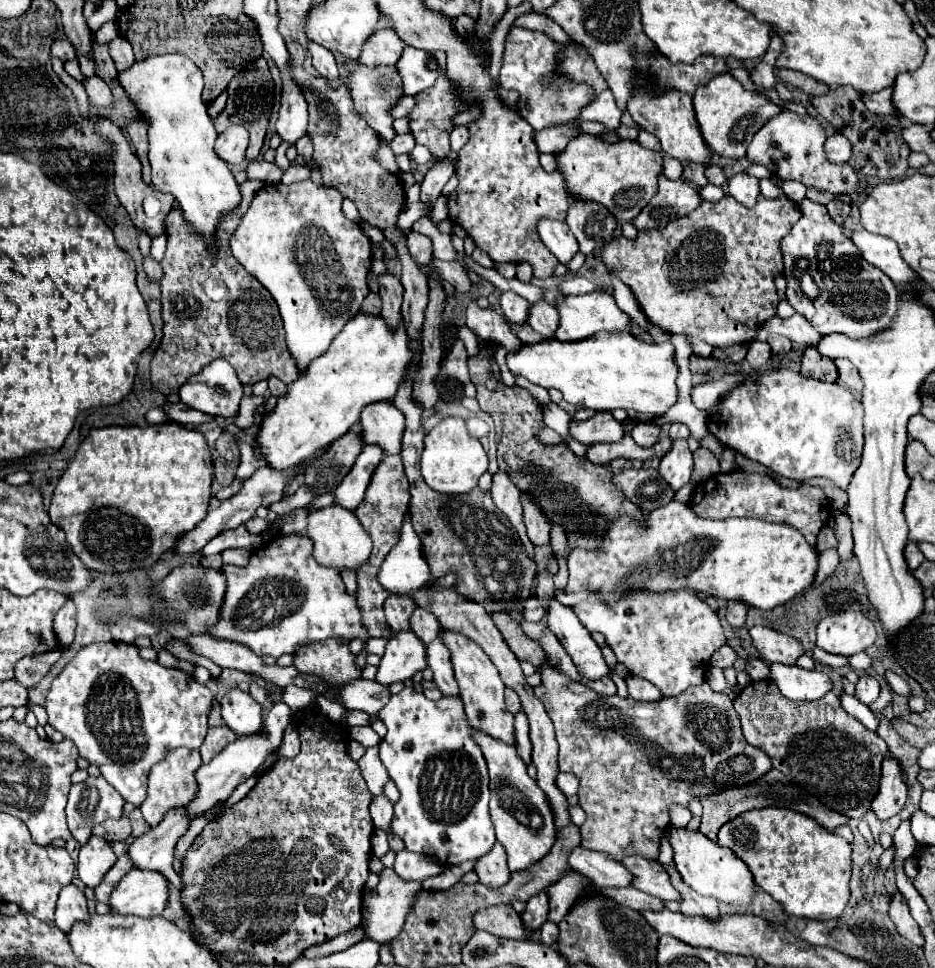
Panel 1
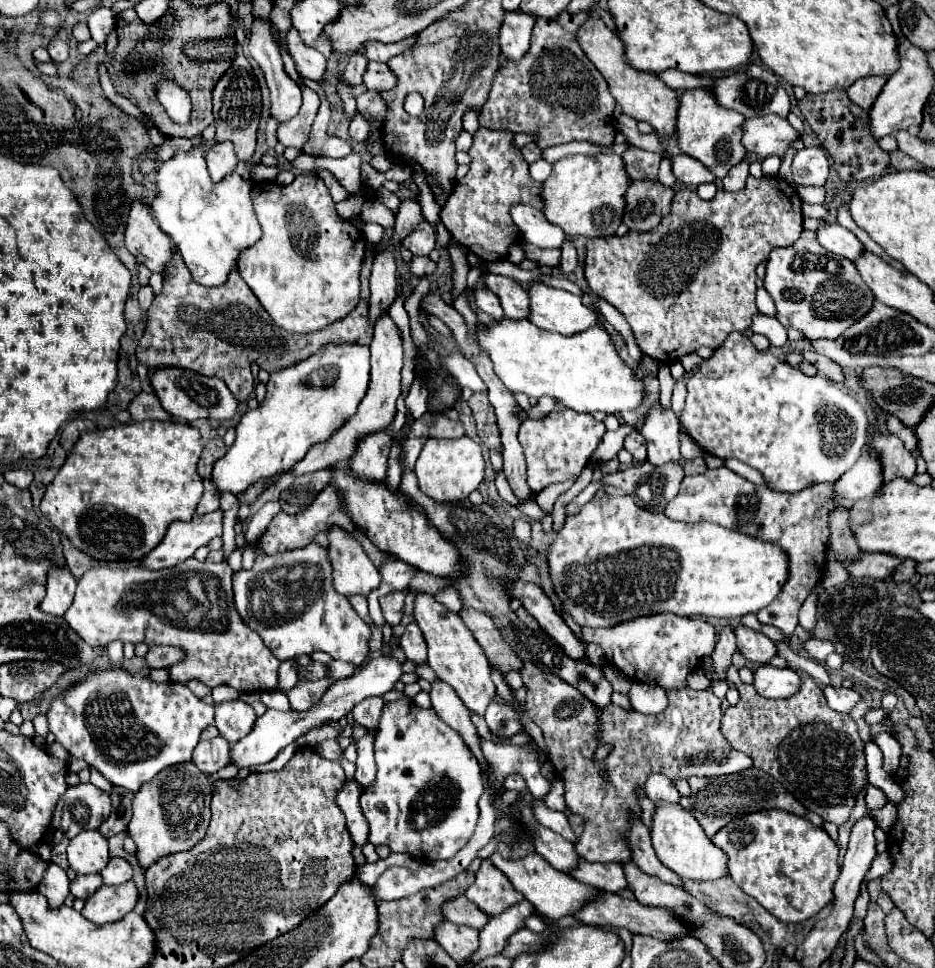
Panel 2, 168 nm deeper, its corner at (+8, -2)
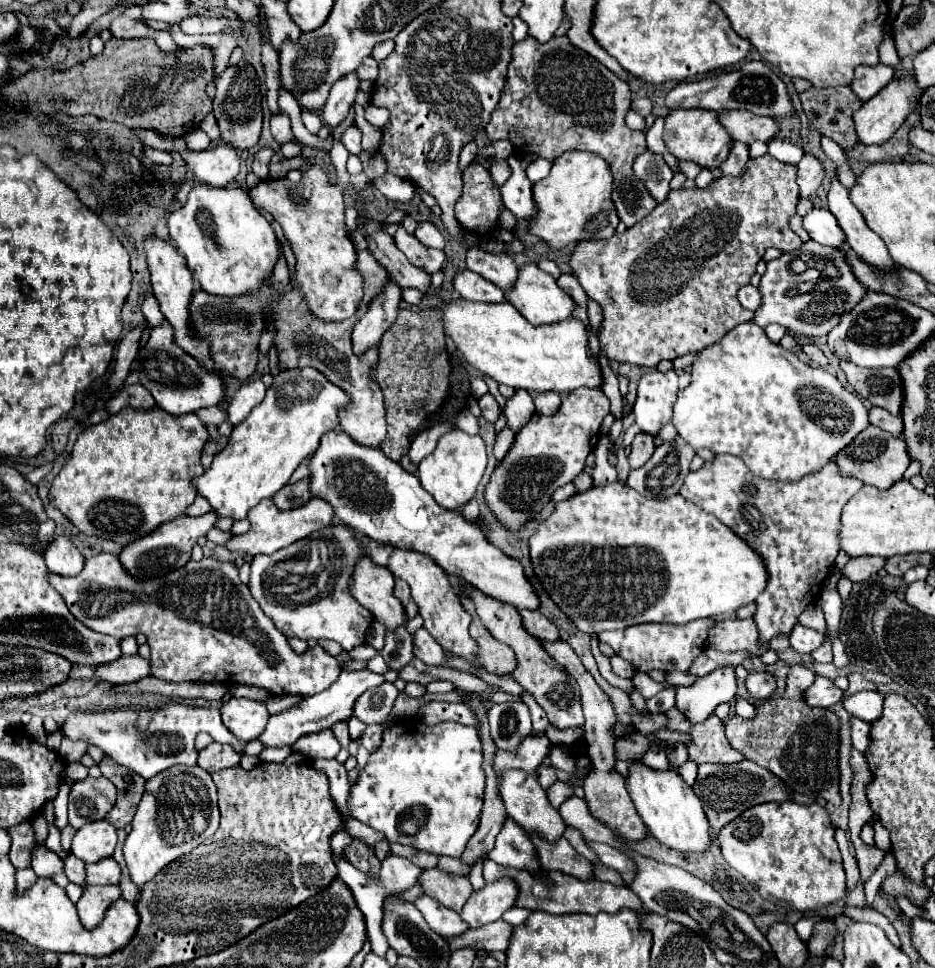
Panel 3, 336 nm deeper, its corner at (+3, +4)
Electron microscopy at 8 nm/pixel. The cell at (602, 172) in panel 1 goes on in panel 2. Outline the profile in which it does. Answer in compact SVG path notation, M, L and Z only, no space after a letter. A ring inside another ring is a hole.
M567 155L553 163L553 171L543 183L543 213L553 225L559 225L567 237L607 237L613 235L623 221L629 185L631 177L621 155Z

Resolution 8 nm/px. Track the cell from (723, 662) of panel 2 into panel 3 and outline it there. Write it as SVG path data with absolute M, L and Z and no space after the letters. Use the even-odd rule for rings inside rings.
M734 669L712 671L704 679L694 681L690 687L676 687L676 709L692 723L702 723L714 715L720 703L728 703L736 695Z

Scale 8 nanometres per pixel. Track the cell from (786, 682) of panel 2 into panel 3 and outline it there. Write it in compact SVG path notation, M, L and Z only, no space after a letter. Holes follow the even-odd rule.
M766 671L752 673L752 675L746 677L746 687L748 687L748 693L750 693L752 699L762 701L762 699L766 699L766 697L770 697L774 693L776 679Z

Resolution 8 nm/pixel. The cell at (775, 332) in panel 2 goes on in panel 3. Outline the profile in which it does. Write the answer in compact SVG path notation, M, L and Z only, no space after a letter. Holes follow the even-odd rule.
M744 285L738 293L738 301L746 307L746 309L752 309L756 311L760 307L760 293L754 285Z

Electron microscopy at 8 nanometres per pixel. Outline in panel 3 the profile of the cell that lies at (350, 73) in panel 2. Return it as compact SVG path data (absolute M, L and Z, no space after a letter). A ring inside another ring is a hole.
M350 73L344 79L334 83L334 87L330 89L328 103L322 111L322 117L324 117L328 127L336 129L344 121L344 117L348 115L354 99L356 99L358 85L360 85L360 81L356 79L356 73Z

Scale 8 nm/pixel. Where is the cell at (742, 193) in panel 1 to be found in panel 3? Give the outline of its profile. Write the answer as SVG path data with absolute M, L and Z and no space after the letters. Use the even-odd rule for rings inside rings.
M734 141L732 151L728 153L728 157L720 165L720 169L722 169L724 175L740 175L740 173L744 173L744 167L746 167L748 159L750 159L748 157L748 145L744 145L740 141Z

